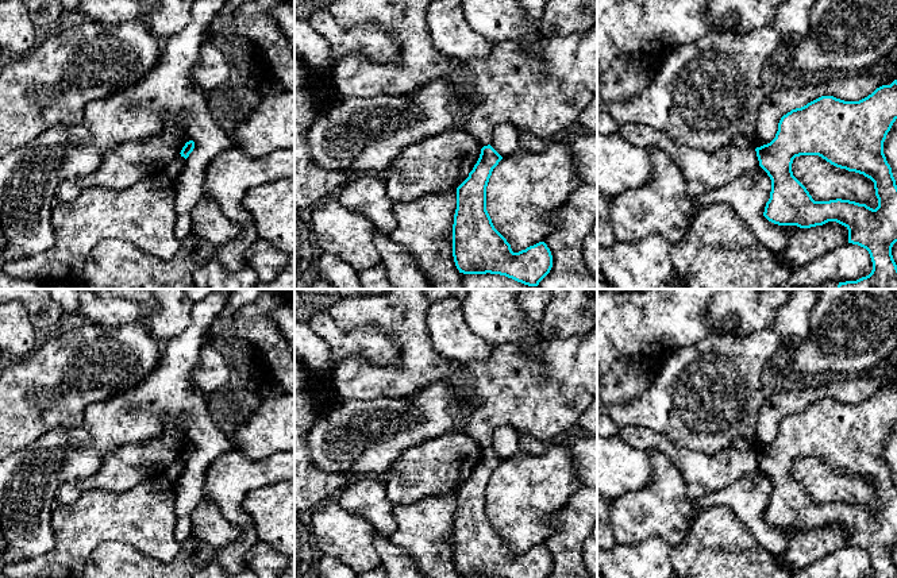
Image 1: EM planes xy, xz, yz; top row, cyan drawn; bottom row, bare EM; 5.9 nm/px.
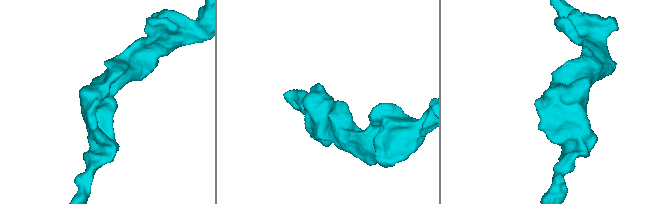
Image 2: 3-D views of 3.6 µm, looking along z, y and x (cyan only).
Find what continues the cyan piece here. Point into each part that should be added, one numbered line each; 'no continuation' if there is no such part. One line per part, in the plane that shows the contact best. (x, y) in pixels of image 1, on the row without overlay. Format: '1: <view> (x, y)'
no continuation

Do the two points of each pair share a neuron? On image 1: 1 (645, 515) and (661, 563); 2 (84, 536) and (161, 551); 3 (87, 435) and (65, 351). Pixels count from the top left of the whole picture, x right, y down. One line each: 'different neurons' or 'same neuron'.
1: different neurons
2: same neuron
3: different neurons

